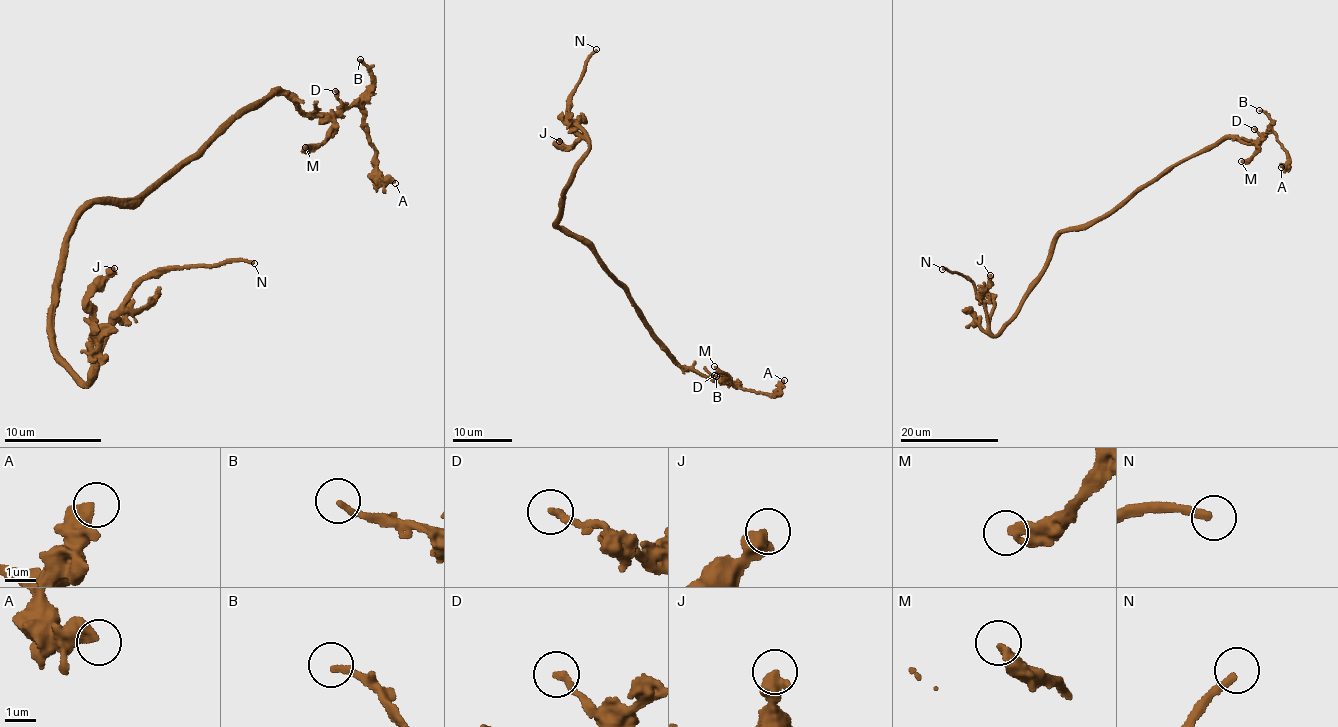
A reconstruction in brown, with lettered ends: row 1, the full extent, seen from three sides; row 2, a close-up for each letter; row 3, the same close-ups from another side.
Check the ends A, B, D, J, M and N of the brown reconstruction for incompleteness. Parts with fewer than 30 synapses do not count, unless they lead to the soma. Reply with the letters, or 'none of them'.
N

